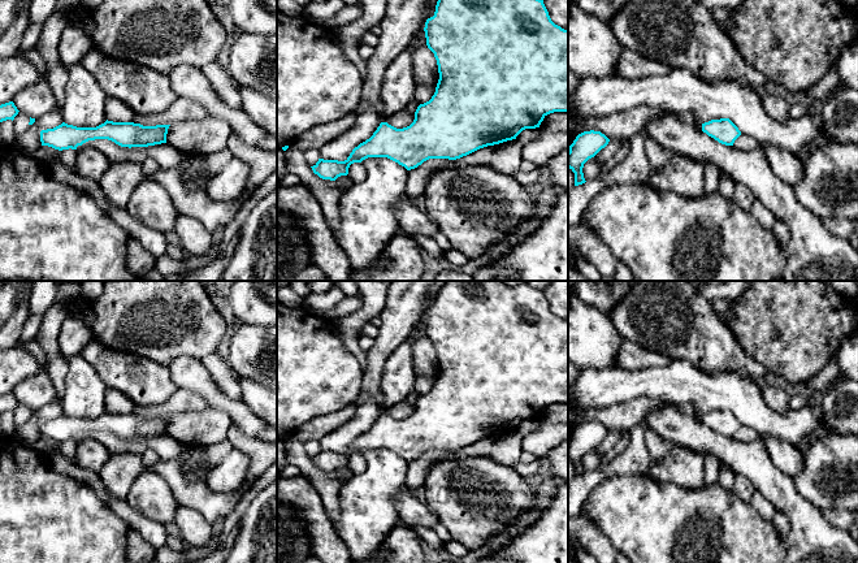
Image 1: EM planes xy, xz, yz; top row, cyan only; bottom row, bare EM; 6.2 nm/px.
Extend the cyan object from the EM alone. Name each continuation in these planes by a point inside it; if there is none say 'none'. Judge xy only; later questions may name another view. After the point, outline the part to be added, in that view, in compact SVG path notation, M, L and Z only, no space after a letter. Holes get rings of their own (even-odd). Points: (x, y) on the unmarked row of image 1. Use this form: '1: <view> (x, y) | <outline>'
none

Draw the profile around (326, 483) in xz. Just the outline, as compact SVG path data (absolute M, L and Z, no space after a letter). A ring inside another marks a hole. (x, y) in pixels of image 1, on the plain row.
M290 436L285 442L285 452L289 464L298 467L302 475L317 489L324 508L335 527L339 515L339 478L337 473L322 471L315 465L306 452L304 443L294 436Z

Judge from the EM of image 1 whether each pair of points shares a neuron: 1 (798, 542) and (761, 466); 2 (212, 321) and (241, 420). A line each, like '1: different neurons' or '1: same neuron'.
1: same neuron
2: different neurons

